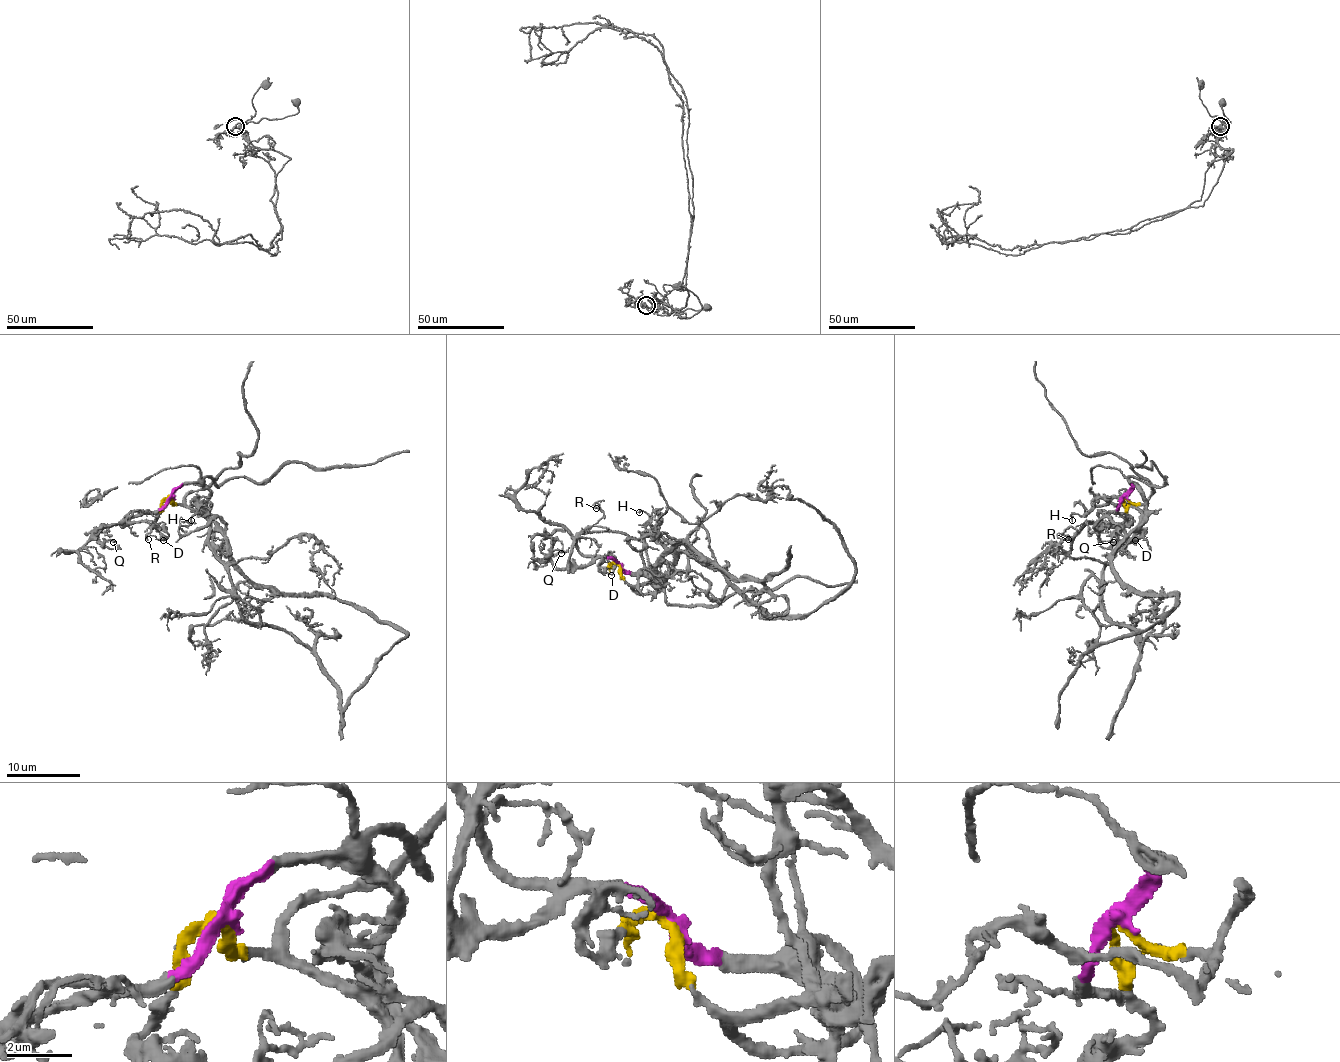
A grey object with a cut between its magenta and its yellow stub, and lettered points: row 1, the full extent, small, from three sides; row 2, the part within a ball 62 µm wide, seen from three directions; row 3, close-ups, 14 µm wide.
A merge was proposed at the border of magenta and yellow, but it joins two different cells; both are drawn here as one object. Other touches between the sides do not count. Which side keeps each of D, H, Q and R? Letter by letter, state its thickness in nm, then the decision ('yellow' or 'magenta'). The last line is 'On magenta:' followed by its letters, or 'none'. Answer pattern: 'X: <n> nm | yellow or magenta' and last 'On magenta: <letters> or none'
D: 140 nm | yellow
H: 170 nm | yellow
Q: 170 nm | magenta
R: 190 nm | magenta
On magenta: Q, R

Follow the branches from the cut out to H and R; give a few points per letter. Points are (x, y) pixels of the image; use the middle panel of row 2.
H: (618, 564), (628, 583), (642, 585), (648, 581), (650, 575), (644, 566), (642, 551), (648, 516), (639, 512)
R: (618, 564), (600, 555), (583, 555), (578, 549), (578, 536), (604, 514), (596, 503), (596, 509)

